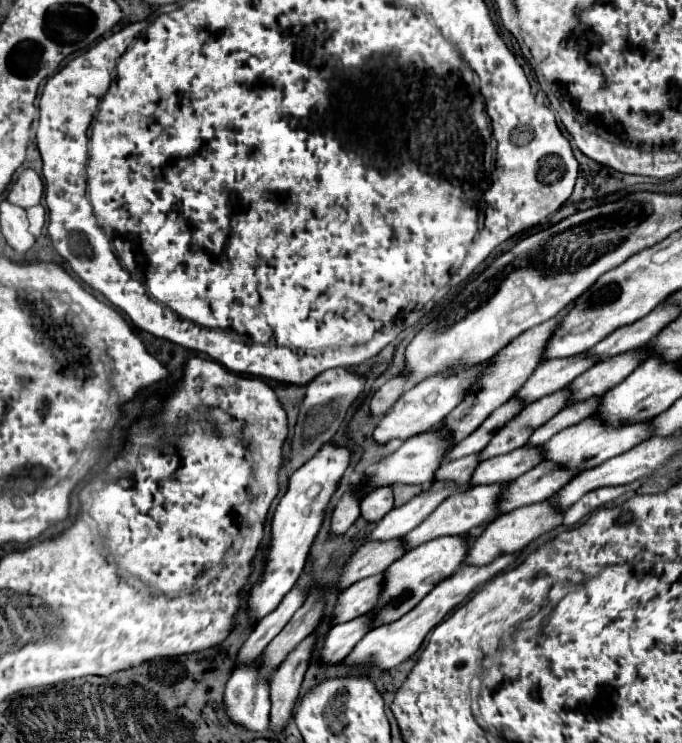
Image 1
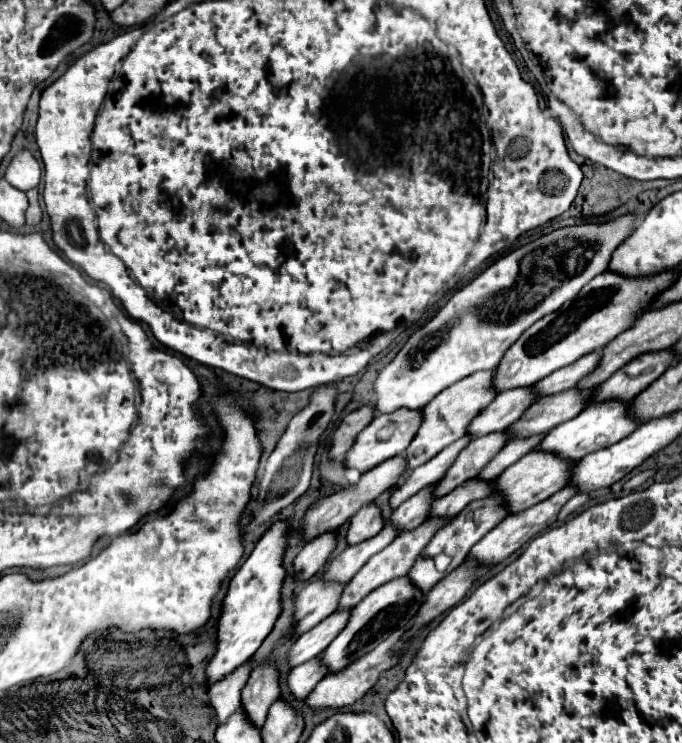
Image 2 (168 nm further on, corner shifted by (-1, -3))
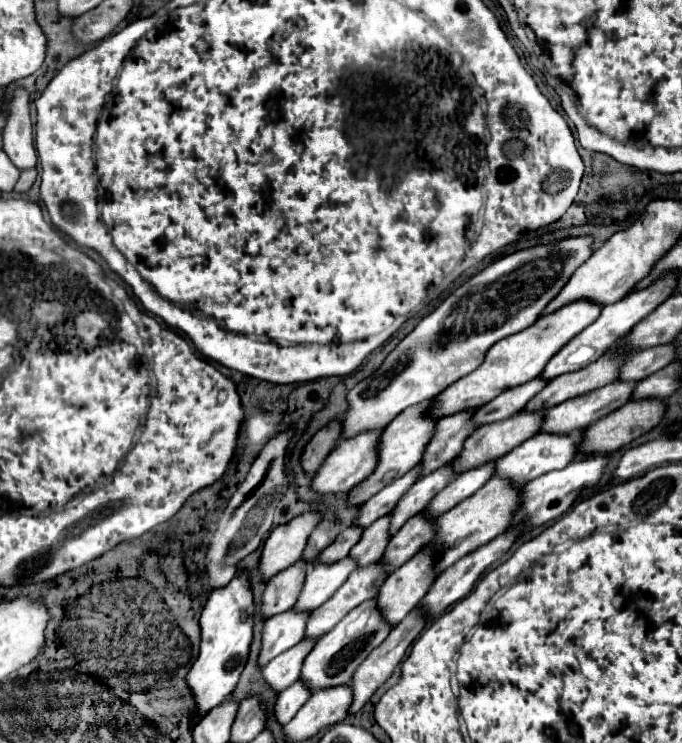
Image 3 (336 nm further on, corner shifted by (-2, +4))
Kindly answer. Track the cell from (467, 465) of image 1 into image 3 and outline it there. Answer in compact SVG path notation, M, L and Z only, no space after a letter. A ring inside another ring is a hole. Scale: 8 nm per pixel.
M384 515L376 519L362 535L362 539L352 547L352 557L356 557L358 565L368 565L376 559L382 557L384 549L388 547L390 541L390 515Z

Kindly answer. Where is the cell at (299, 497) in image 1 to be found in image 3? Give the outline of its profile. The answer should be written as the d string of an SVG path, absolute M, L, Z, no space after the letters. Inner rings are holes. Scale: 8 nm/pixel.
M238 571L226 587L214 589L210 593L208 603L200 617L200 629L202 629L200 655L188 673L188 685L198 705L194 723L198 723L210 709L214 709L234 691L238 677L246 665L250 643L254 637L254 603L248 571Z

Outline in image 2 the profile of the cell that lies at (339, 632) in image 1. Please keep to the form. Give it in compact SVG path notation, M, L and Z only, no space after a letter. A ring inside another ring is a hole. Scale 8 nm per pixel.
M313 658L313 660L293 668L287 676L287 684L289 684L295 700L305 700L311 694L311 690L315 688L315 684L319 680L323 680L325 672L327 670L325 670L325 666L321 664L319 658Z

